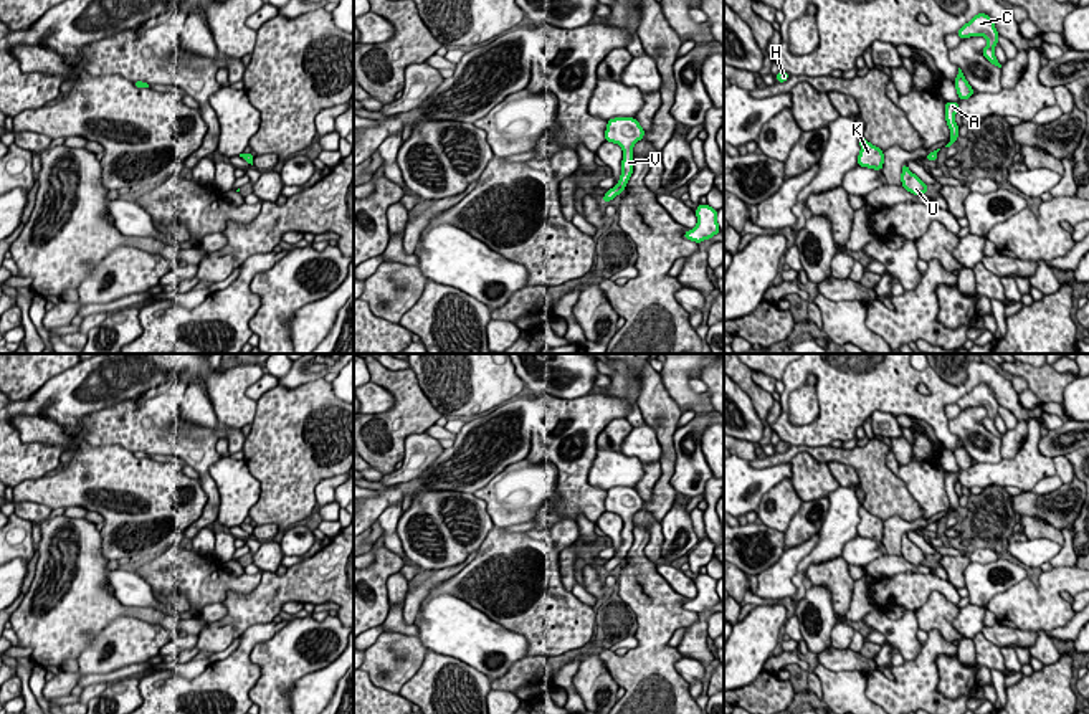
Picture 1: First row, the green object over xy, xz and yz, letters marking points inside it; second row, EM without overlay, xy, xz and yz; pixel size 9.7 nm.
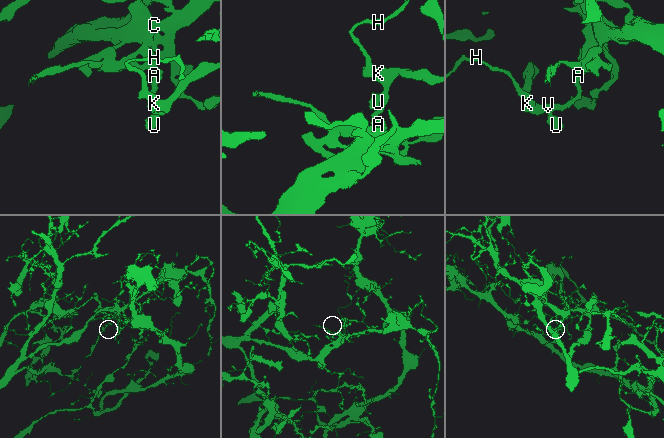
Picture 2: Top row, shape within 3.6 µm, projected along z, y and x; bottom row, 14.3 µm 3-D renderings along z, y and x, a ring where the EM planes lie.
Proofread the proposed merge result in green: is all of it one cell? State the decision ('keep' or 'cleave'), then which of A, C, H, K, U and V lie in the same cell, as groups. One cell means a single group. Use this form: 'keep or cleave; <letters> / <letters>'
cleave; A C / H K U V

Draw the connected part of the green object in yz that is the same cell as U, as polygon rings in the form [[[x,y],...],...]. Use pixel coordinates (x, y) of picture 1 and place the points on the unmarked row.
[[[907,534],[902,536],[901,552],[902,557],[912,565],[927,564],[929,557],[915,544],[909,540]]]

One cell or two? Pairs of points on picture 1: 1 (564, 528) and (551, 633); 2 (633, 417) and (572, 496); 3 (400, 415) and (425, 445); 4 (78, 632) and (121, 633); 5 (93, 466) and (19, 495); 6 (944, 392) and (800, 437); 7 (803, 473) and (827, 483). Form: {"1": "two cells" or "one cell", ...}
{"1": "two cells", "2": "two cells", "3": "two cells", "4": "two cells", "5": "one cell", "6": "one cell", "7": "one cell"}

